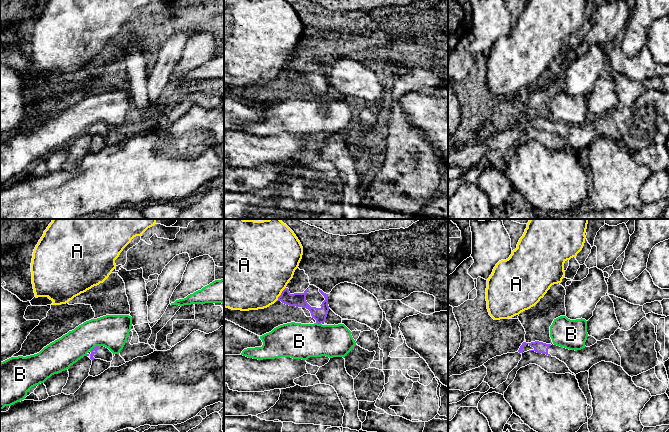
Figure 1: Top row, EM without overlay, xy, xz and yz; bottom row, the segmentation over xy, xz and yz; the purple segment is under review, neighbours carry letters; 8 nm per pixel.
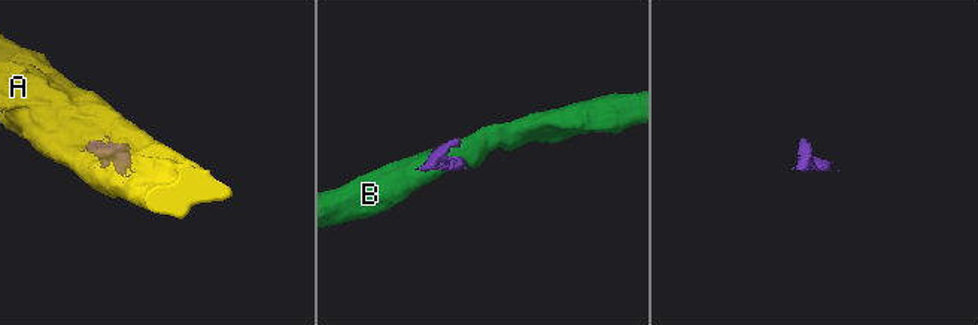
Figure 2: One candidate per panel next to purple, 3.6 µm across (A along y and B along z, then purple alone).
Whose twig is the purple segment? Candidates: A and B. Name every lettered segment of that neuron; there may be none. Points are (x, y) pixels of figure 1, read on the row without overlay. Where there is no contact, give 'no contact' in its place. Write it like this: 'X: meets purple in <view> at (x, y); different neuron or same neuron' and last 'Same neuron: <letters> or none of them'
A: meets purple in xz at (281, 70); different neuron
B: meets purple in xy at (94, 123); different neuron
Same neuron: none of them

